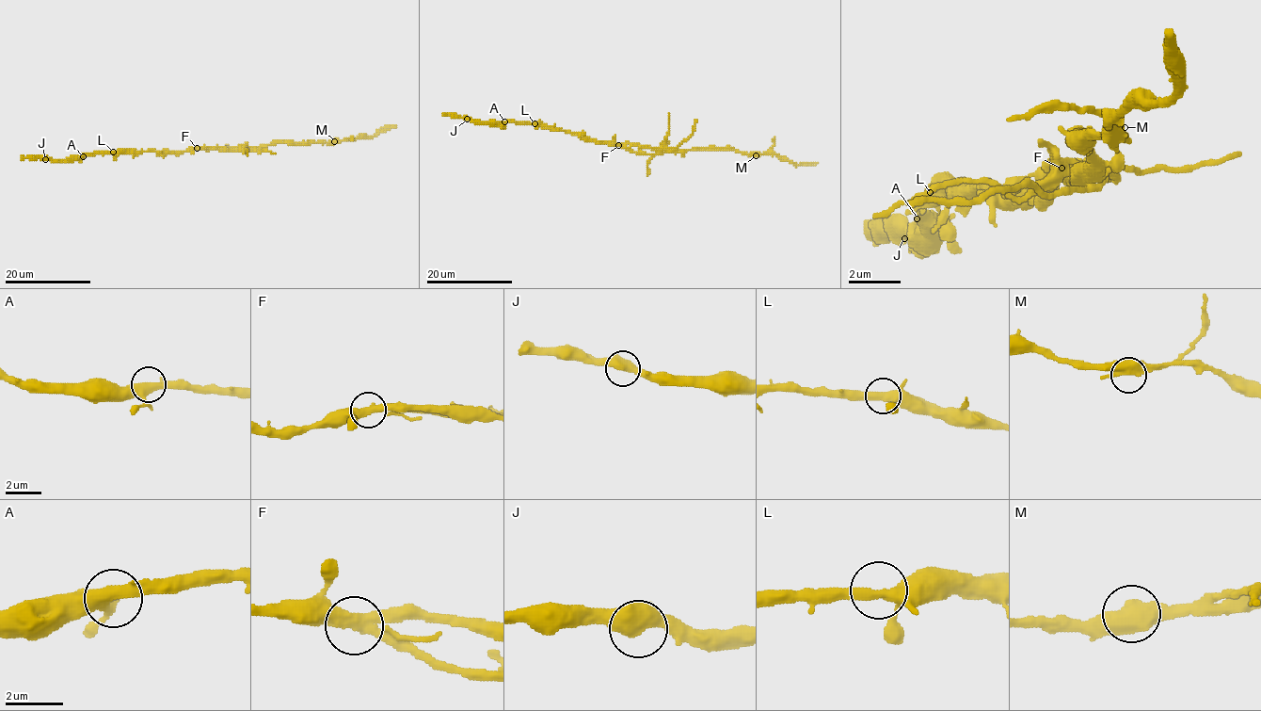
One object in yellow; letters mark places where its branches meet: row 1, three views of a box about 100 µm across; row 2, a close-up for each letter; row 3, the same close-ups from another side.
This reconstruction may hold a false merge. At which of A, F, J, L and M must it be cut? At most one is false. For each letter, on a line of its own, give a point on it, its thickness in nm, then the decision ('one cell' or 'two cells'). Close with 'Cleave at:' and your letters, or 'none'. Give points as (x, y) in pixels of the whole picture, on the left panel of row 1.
A: (83, 156) | 420 nm | one cell
F: (197, 148) | 400 nm | two cells
J: (45, 159) | 400 nm | one cell
L: (113, 152) | 360 nm | one cell
M: (334, 141) | 480 nm | one cell
Cleave at: F

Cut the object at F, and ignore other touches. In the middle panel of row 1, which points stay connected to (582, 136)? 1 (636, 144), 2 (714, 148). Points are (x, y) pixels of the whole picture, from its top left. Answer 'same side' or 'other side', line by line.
1: same side
2: same side

